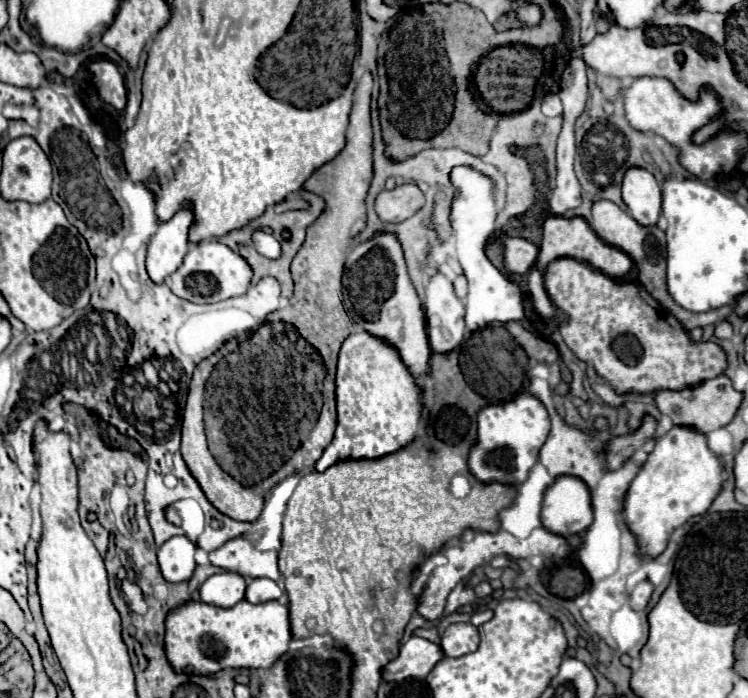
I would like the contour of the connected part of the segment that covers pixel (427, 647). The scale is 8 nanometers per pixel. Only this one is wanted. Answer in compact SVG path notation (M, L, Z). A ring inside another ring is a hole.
M412 637L400 647L398 659L386 665L382 679L384 681L404 681L410 677L424 679L440 659L444 659L444 651L440 645L422 637Z

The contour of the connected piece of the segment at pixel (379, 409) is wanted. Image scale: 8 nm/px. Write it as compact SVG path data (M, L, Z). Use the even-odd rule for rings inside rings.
M368 333L350 335L342 343L338 357L338 427L334 441L318 461L318 471L324 473L340 461L380 459L410 445L422 435L420 401L420 389L416 389L416 383L408 377L408 369L404 369L404 363L390 345L376 341L376 337L370 337Z

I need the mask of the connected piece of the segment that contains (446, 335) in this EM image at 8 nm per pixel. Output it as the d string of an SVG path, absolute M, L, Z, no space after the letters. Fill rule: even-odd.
M440 273L428 285L426 301L426 333L434 353L450 353L464 343L464 305L454 295L452 285Z

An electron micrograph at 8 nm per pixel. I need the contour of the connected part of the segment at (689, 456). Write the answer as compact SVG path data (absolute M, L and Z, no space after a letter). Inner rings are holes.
M672 427L666 435L658 437L654 451L628 489L624 507L626 525L638 541L638 555L656 559L664 553L674 529L682 527L694 515L702 515L720 487L718 457L708 449L702 433L690 427Z

